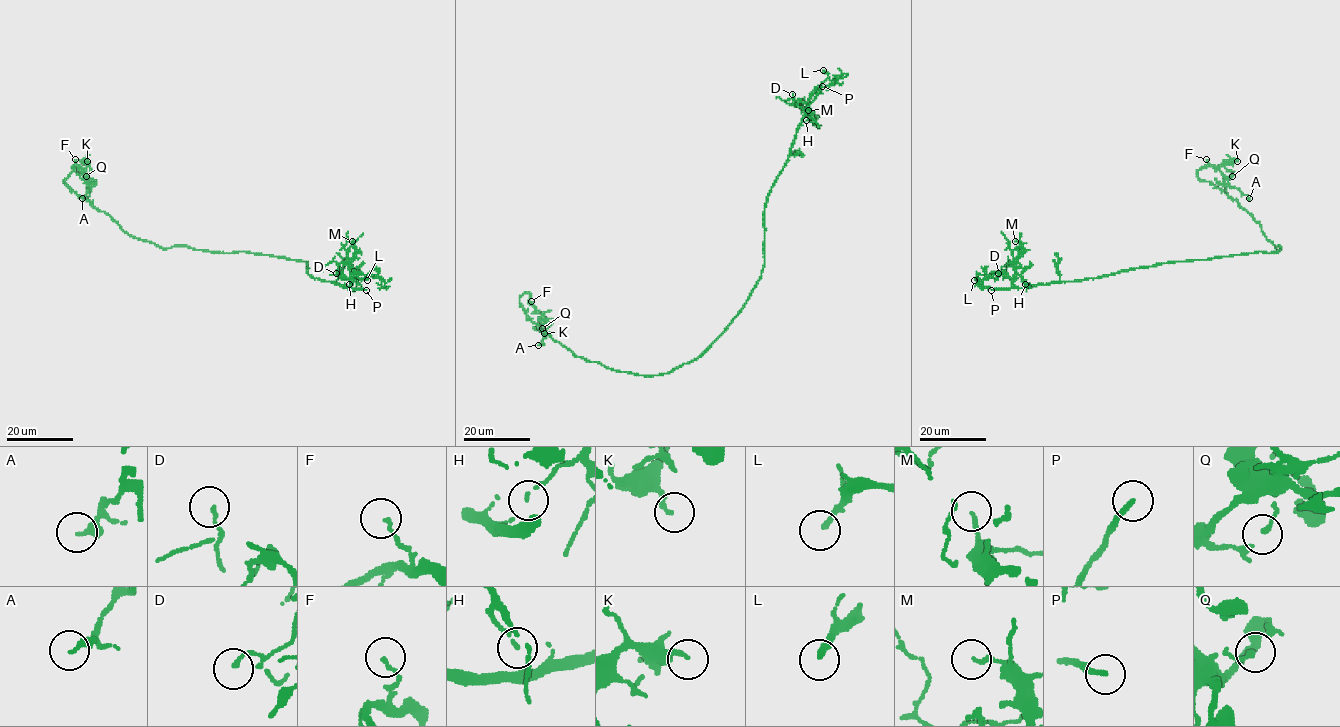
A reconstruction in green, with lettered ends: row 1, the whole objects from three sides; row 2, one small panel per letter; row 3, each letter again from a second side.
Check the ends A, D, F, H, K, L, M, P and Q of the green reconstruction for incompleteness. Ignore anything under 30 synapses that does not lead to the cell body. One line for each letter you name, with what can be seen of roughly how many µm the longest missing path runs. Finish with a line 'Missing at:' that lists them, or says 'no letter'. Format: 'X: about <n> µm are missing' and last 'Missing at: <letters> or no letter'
P: about 70 µm are missing
Missing at: P

